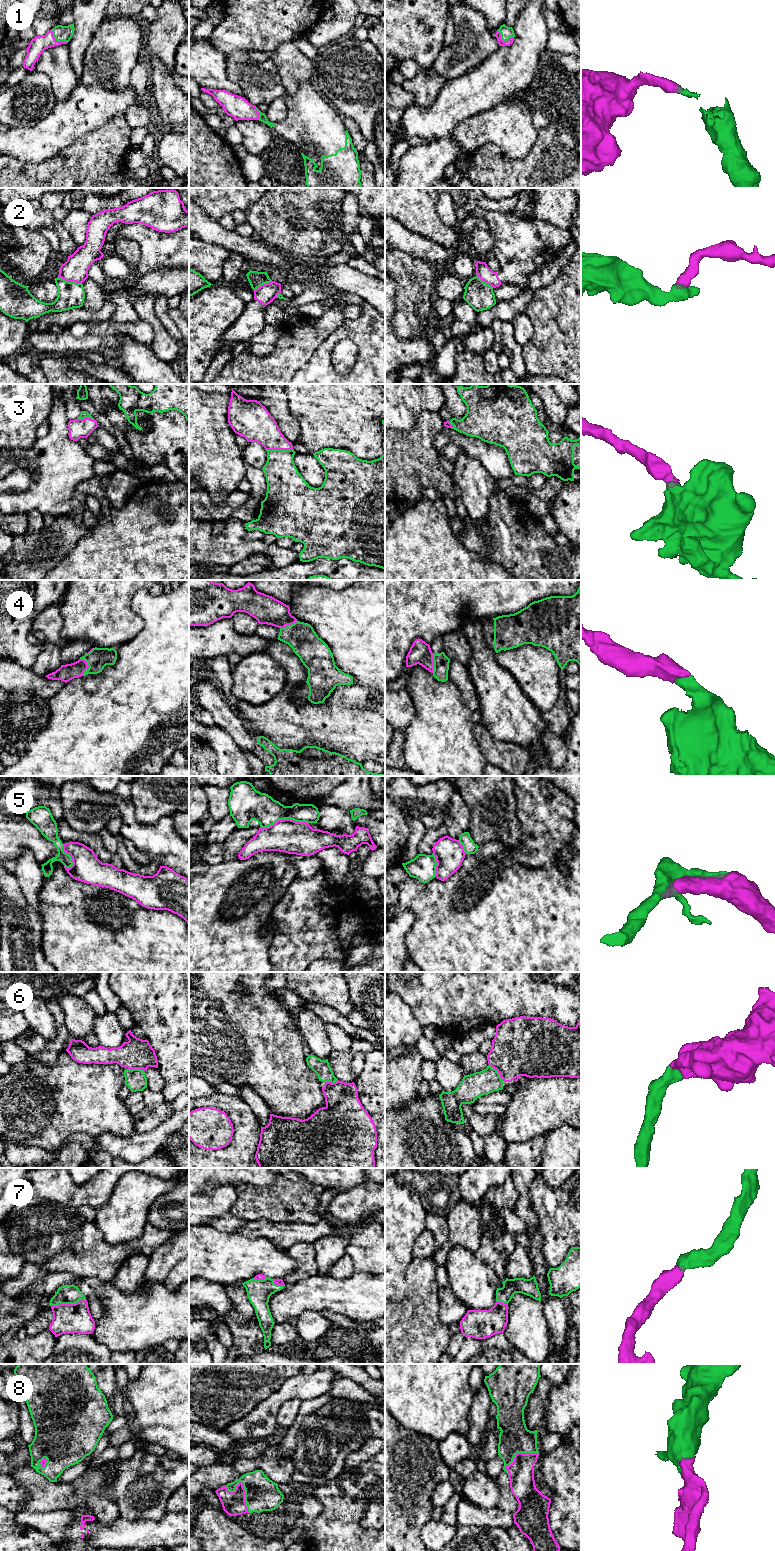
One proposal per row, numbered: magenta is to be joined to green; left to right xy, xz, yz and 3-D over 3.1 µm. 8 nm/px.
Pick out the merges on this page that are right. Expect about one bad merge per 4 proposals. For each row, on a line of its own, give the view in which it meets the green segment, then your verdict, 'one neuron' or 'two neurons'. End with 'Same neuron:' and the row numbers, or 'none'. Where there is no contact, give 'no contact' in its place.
1: xy | one neuron
2: xy | two neurons
3: xz | one neuron
4: xy | one neuron
5: xz | two neurons
6: yz | one neuron
7: xy | one neuron
8: xz | one neuron
Same neuron: 1, 3, 4, 6, 7, 8

